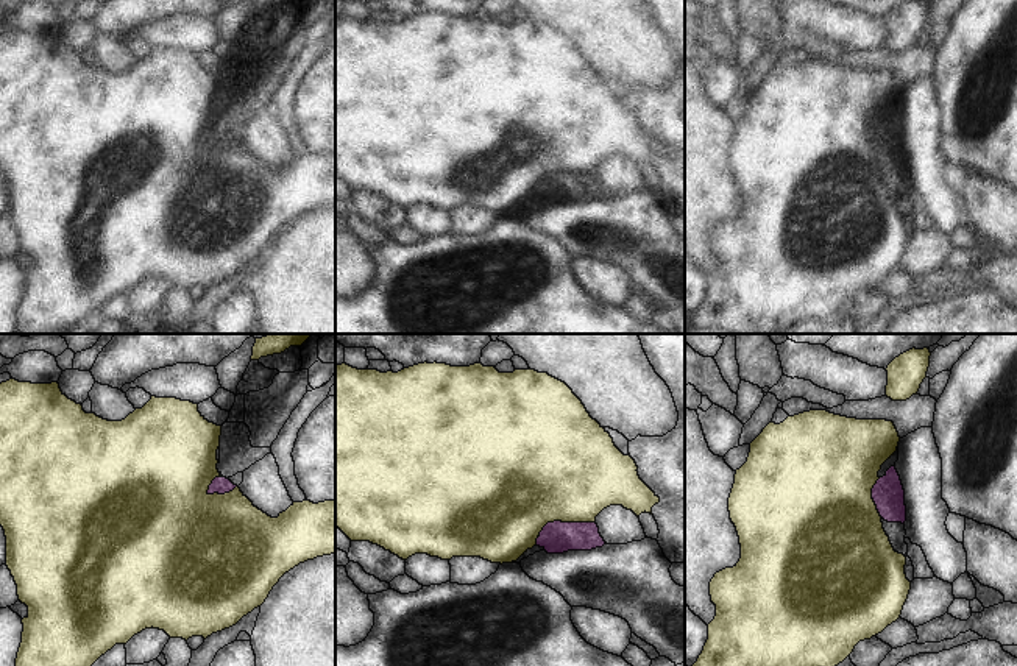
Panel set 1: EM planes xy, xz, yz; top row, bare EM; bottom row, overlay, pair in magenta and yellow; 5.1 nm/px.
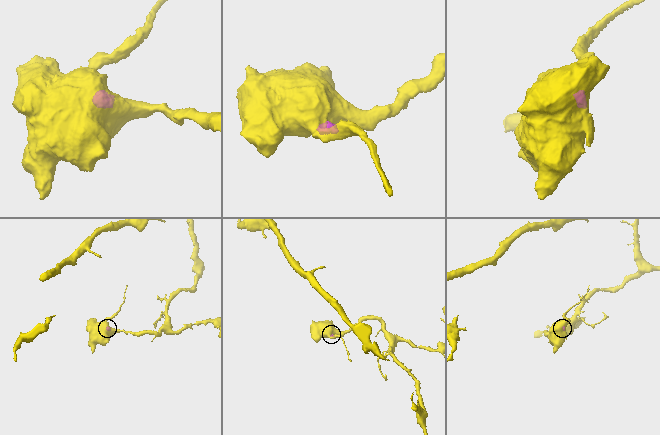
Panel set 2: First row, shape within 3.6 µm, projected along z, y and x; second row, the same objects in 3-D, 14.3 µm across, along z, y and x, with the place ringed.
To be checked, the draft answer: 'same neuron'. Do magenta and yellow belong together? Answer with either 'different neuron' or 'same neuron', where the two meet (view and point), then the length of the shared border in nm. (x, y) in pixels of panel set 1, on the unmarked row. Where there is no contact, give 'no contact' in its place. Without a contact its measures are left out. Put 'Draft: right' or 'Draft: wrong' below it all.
same neuron | xz (565, 173) | 300 nm
Draft: right

